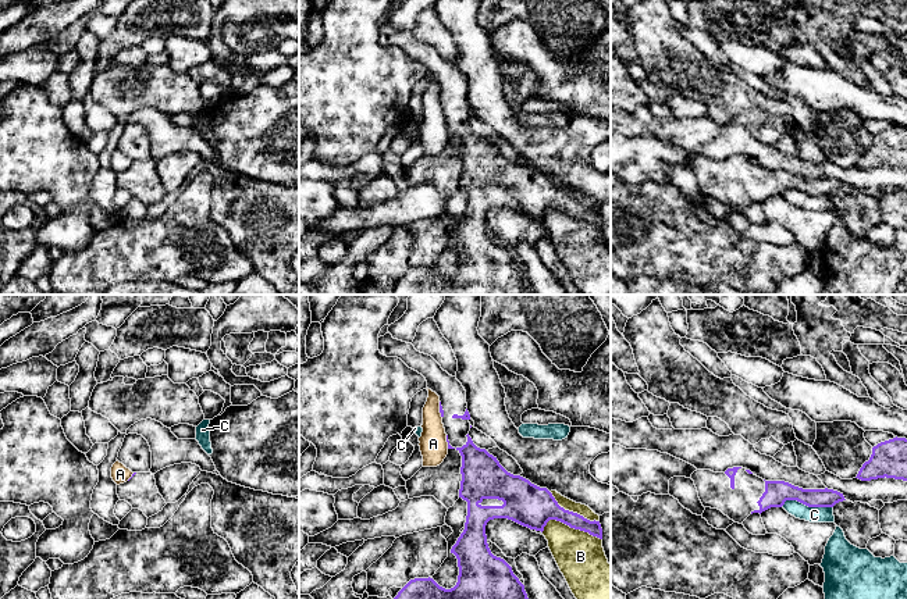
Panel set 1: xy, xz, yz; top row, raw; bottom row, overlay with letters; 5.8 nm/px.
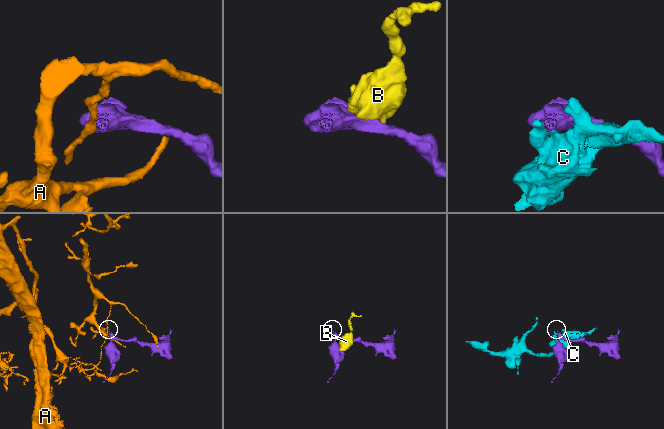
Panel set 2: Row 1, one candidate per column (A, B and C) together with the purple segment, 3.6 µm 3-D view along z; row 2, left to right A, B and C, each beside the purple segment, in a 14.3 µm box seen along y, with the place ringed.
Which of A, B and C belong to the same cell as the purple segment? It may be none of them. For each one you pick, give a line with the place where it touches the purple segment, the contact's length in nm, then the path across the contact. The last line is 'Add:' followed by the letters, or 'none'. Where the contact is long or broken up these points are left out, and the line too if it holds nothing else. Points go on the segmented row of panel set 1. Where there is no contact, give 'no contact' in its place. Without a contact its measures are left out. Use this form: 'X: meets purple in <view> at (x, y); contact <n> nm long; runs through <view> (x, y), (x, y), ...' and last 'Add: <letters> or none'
Add: none

